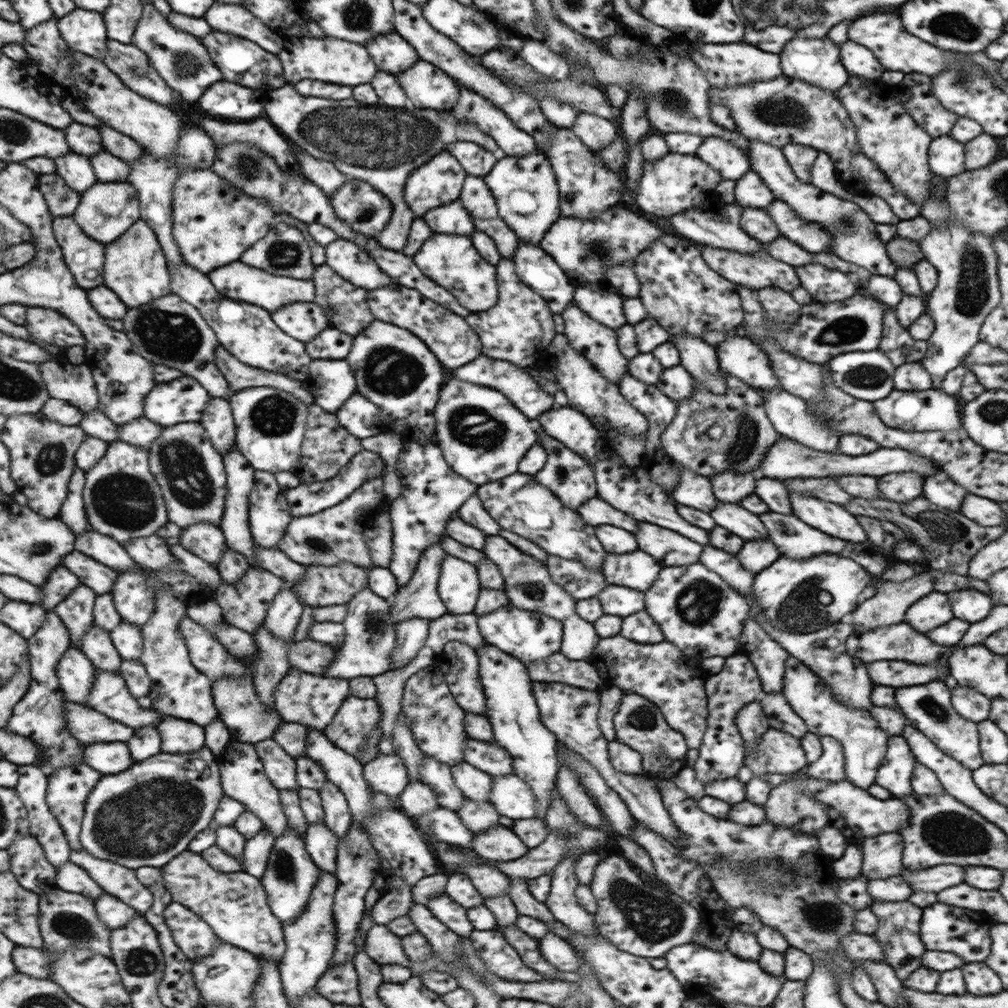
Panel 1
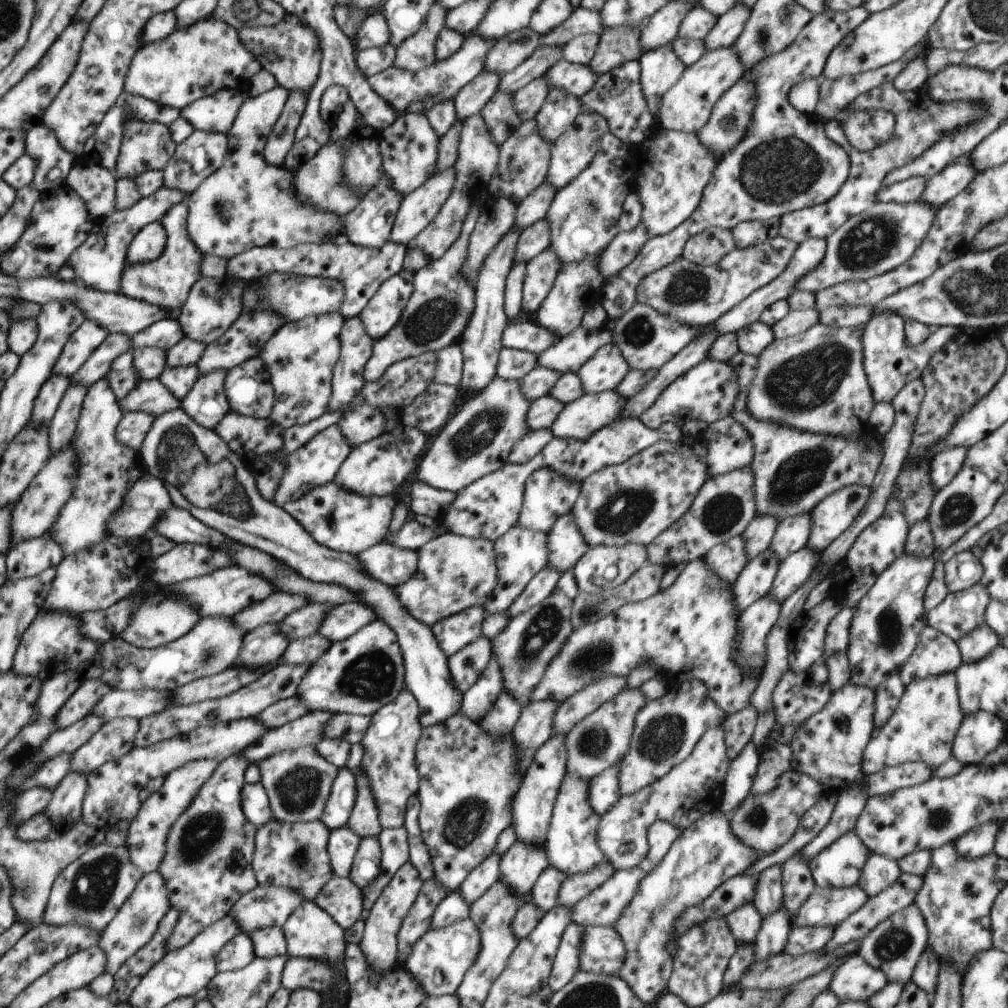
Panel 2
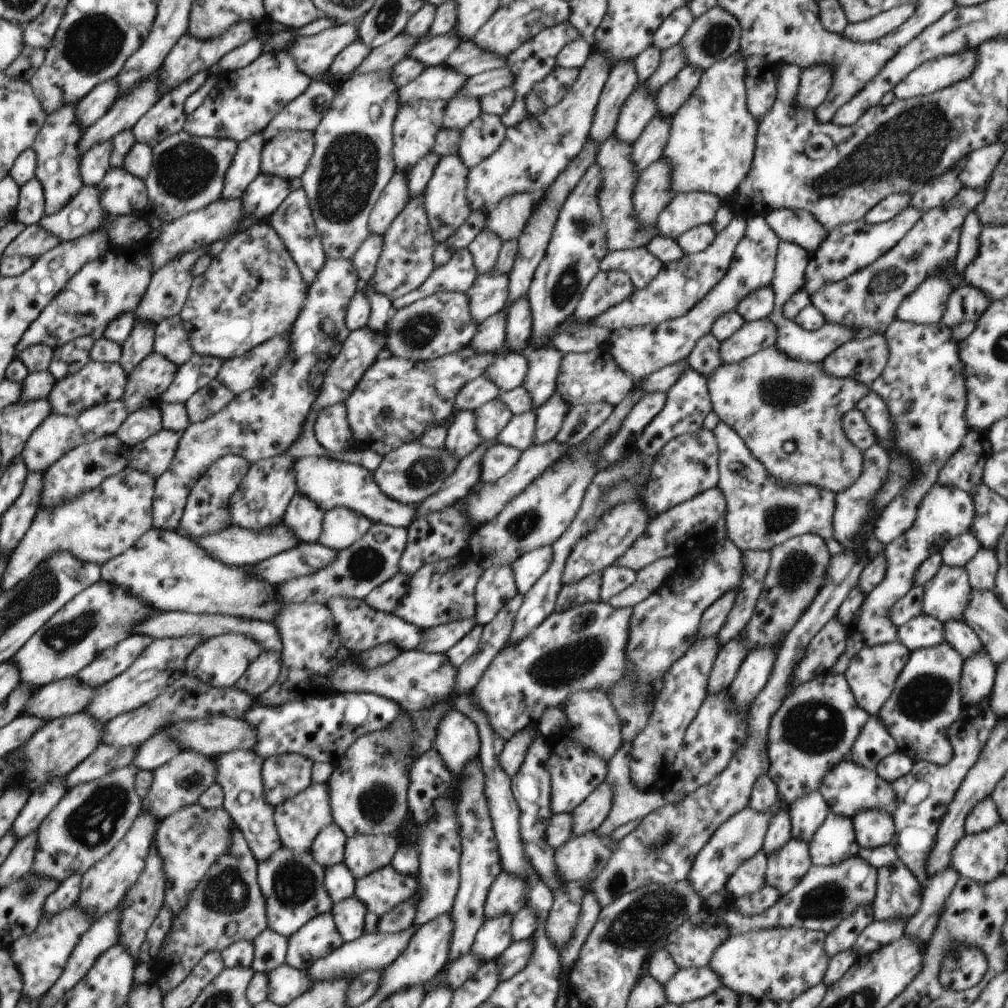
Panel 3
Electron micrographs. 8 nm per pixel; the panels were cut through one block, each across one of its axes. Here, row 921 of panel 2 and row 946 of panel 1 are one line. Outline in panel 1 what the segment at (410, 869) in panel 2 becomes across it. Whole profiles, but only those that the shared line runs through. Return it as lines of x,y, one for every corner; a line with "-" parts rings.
386,925
372,926
372,929
367,933
364,950
379,965
410,966
410,959
404,952
401,937
393,934

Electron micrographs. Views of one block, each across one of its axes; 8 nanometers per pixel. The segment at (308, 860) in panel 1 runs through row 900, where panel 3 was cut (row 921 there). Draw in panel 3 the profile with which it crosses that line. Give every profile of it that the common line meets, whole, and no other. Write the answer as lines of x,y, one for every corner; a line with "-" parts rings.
282,845
258,863
258,881
272,930
289,937
315,916
331,912
334,904
324,884
326,868
314,860
311,850
300,852

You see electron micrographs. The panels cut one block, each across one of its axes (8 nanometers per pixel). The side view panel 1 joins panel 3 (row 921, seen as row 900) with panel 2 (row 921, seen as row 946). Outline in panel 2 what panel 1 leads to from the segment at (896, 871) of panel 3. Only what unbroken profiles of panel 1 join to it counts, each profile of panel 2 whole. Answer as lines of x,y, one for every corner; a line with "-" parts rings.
916,903
895,912
873,928
862,940
858,954
870,966
881,970
888,983
905,985
911,981
914,969
927,946
927,926

